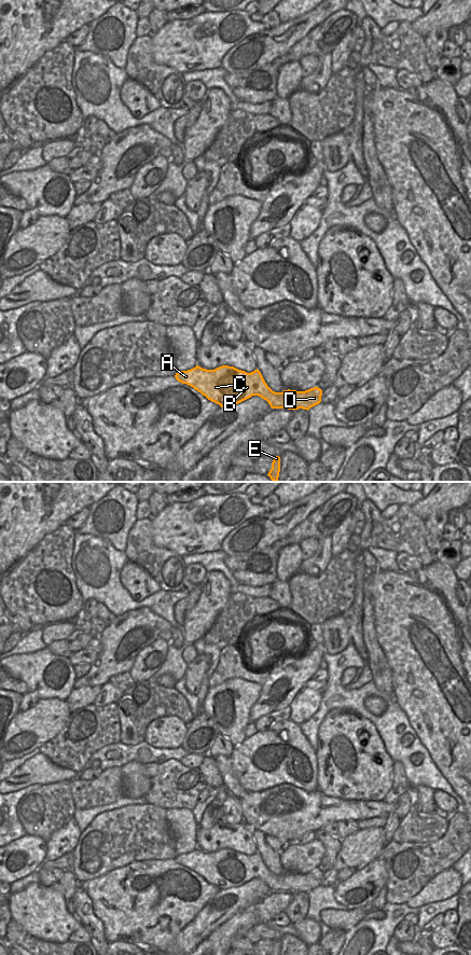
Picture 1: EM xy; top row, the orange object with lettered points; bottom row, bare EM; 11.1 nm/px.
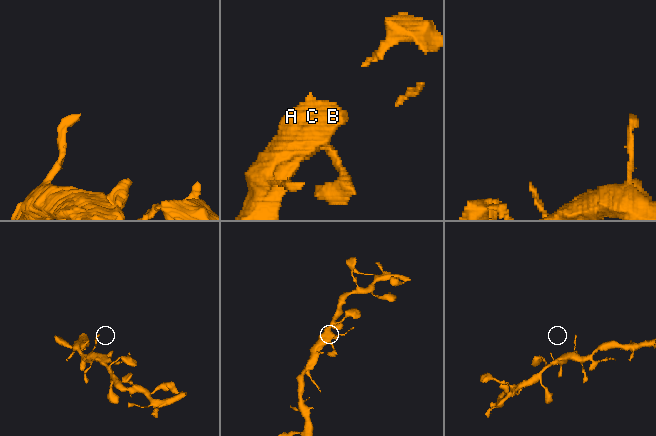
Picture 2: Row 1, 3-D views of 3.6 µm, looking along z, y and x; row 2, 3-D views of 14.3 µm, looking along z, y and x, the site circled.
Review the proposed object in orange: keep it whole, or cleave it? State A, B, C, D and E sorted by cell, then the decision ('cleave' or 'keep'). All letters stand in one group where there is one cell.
A B C D E | keep

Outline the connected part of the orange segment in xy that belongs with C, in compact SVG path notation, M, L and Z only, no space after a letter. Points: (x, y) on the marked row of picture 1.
M198 365L176 373L176 379L193 387L208 400L225 407L238 404L252 396L266 400L272 409L309 410L321 402L322 390L318 387L305 391L273 391L257 369L251 373L234 366L222 365L206 370Z

